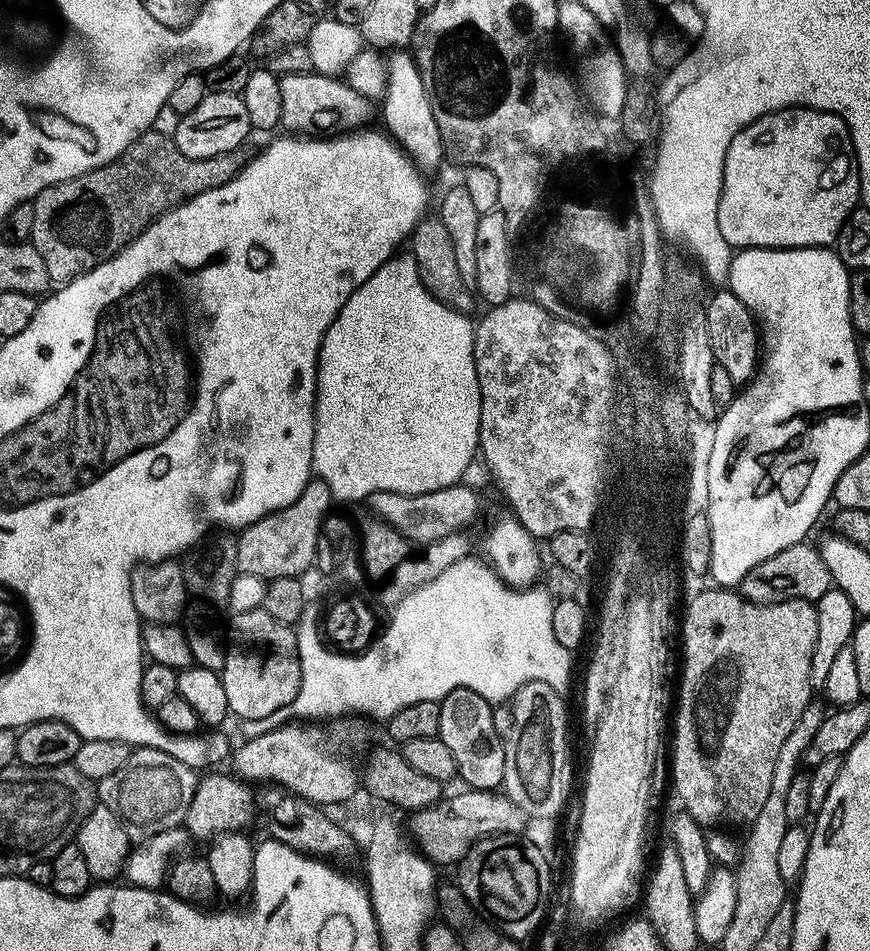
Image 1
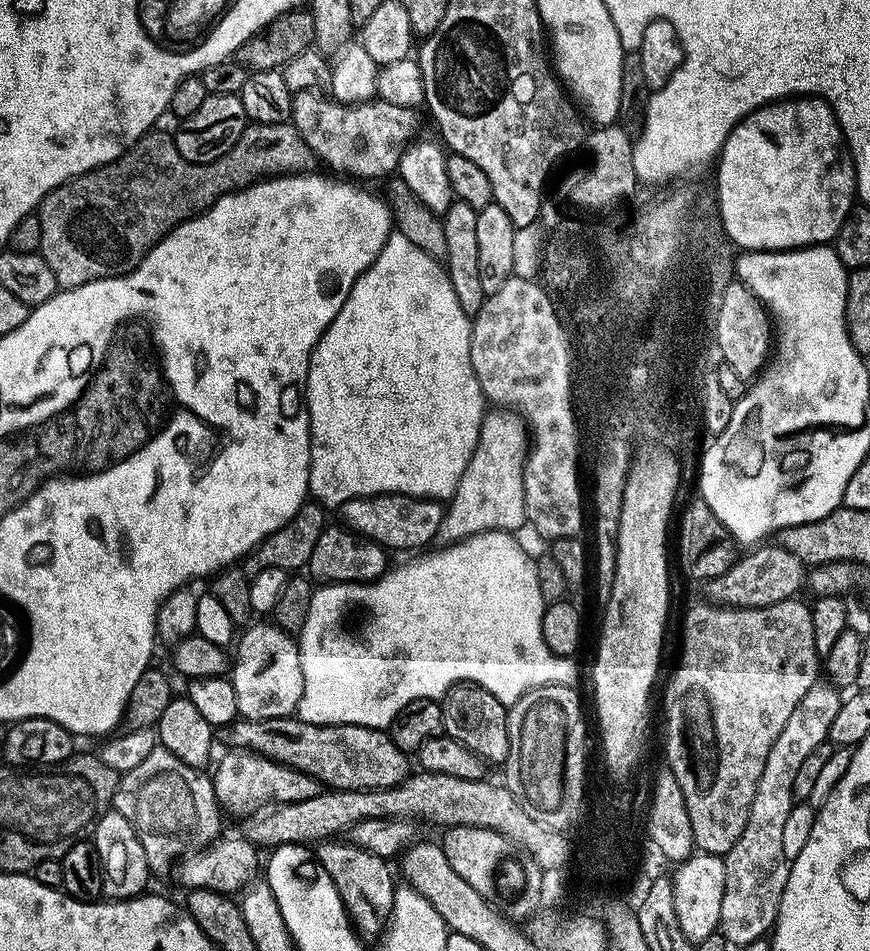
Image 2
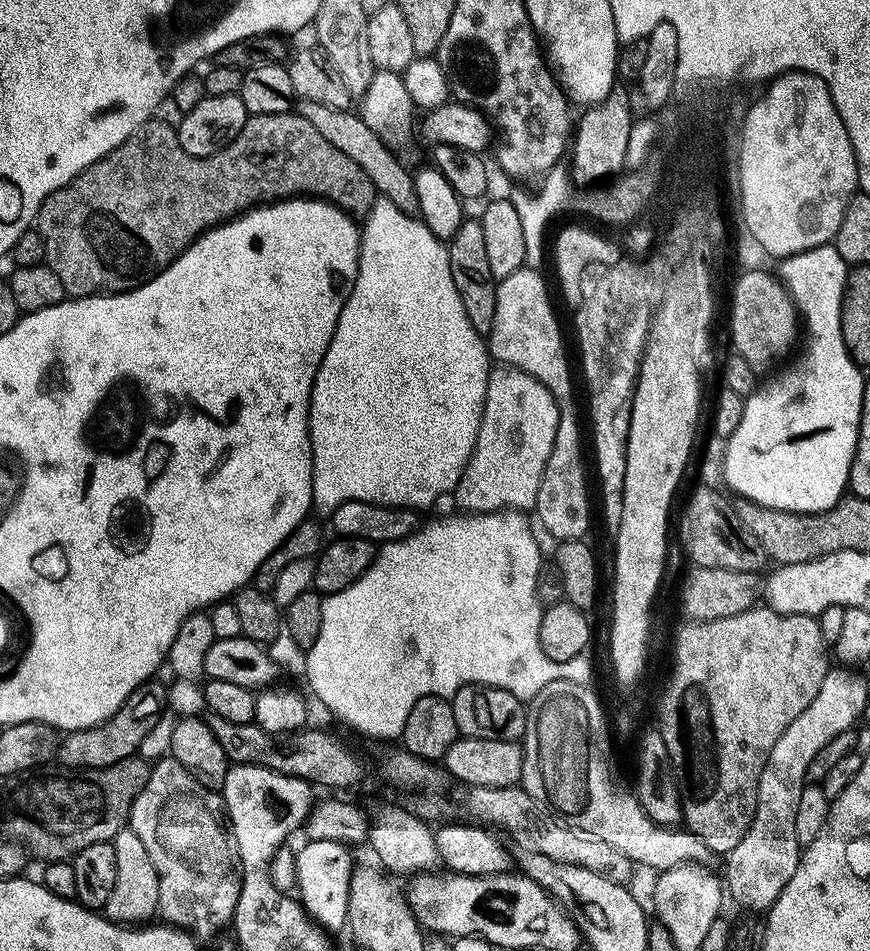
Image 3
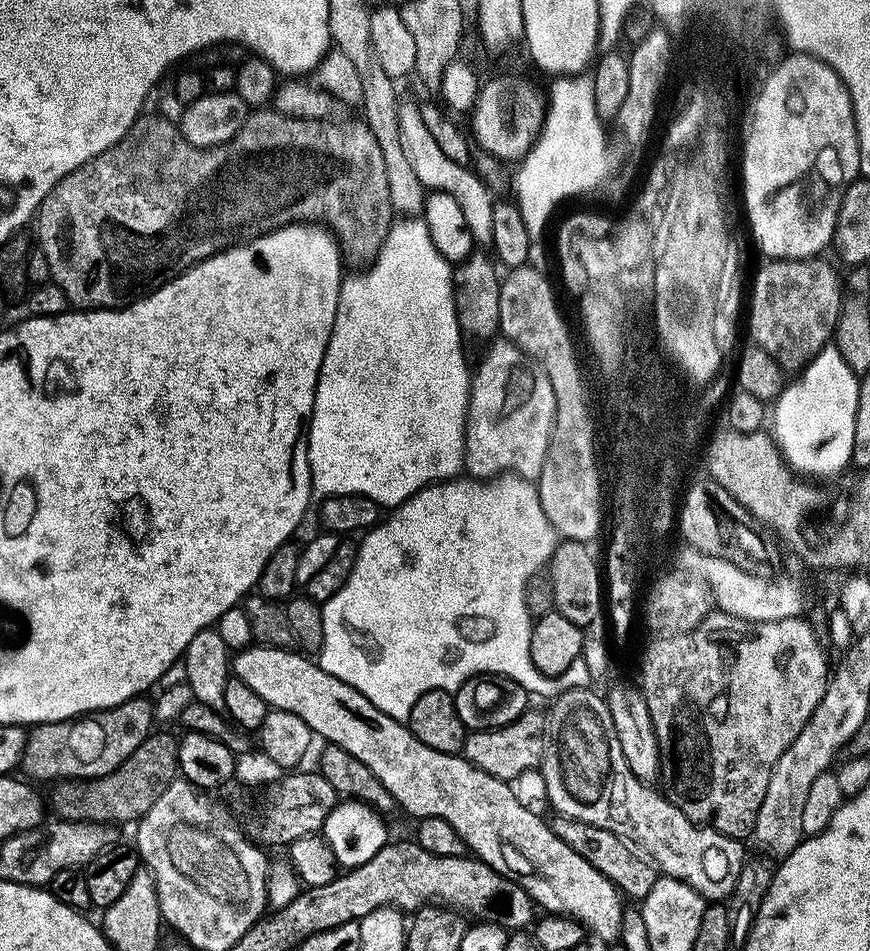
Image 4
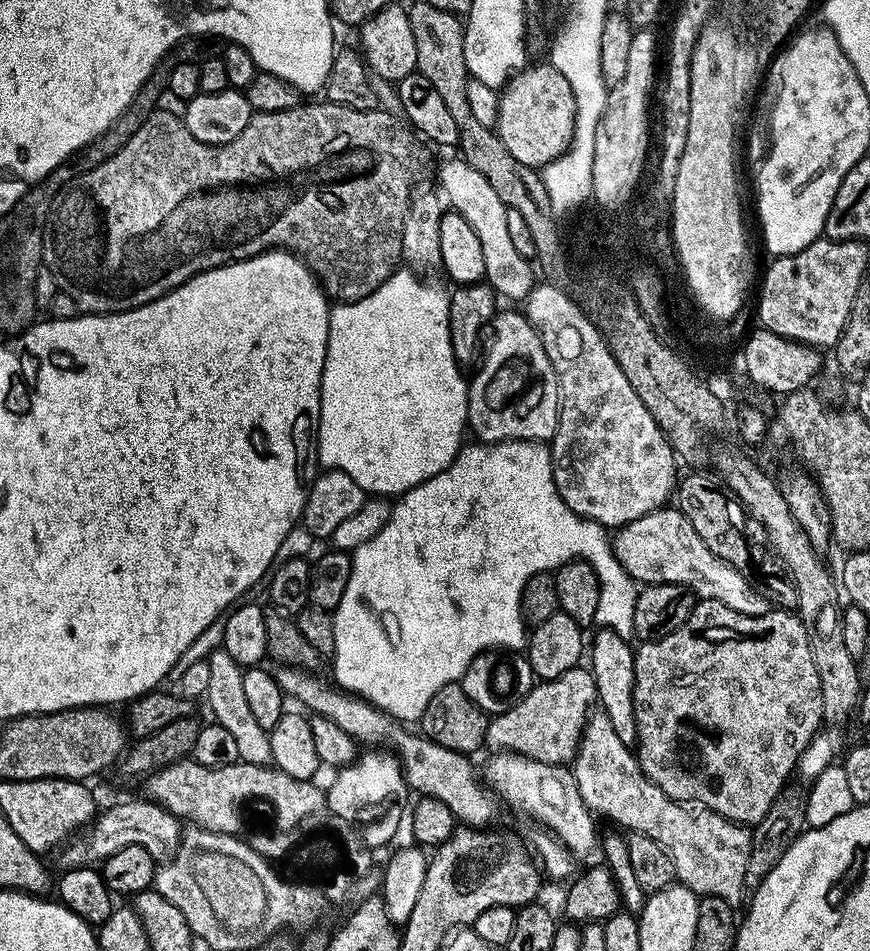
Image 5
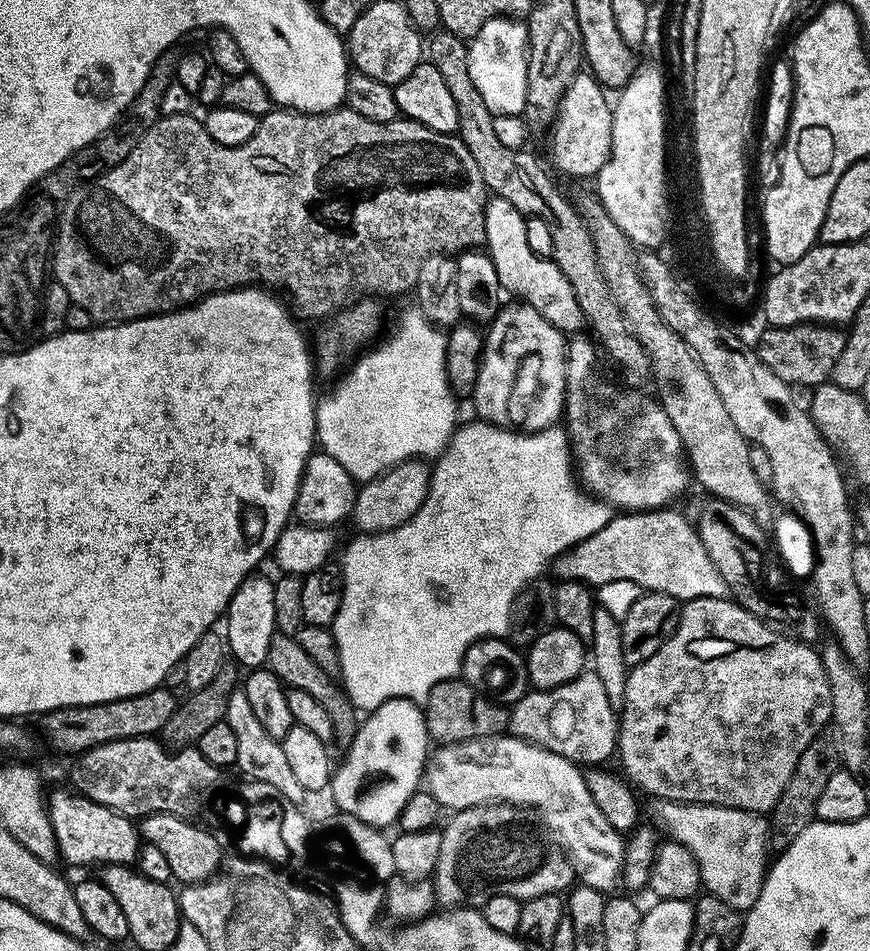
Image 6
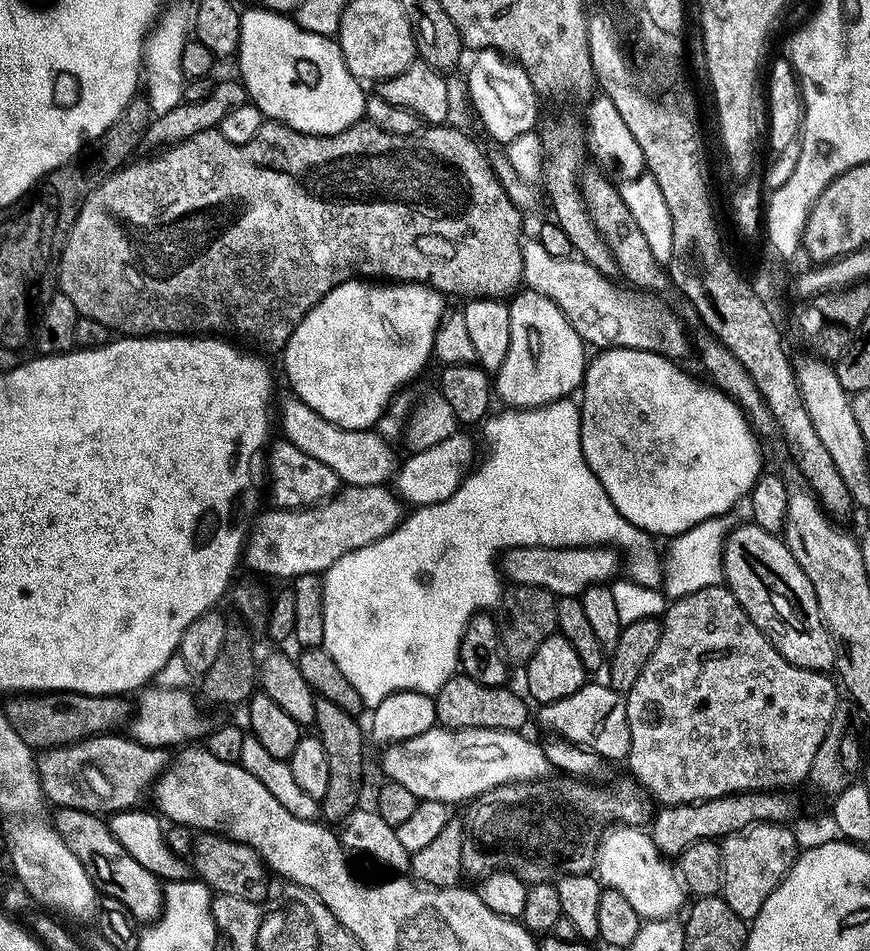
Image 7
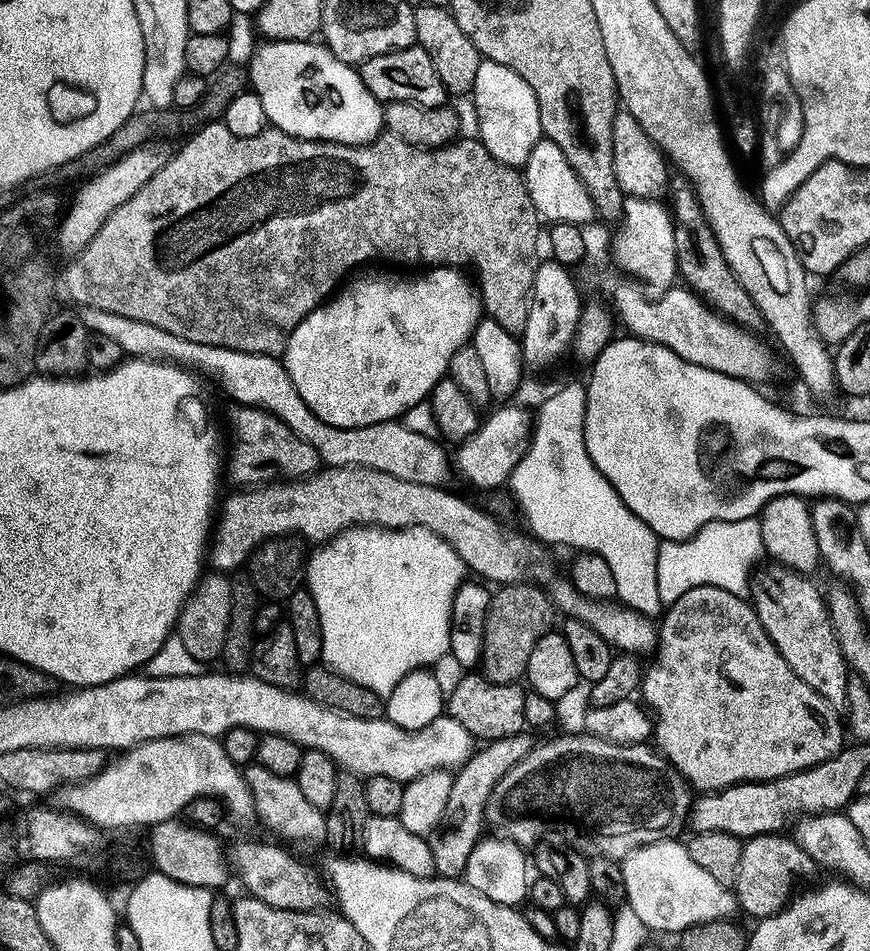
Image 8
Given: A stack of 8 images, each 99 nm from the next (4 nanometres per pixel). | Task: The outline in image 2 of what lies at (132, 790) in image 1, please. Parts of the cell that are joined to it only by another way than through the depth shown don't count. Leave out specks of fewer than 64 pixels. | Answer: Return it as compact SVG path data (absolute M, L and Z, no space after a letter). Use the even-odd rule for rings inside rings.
M162 747L148 754L138 772L148 777L137 786L136 797L126 812L146 850L148 867L153 873L164 872L170 866L172 868L177 858L207 847L221 835L220 812L211 775L199 768L186 766L186 762L174 758L170 750Z

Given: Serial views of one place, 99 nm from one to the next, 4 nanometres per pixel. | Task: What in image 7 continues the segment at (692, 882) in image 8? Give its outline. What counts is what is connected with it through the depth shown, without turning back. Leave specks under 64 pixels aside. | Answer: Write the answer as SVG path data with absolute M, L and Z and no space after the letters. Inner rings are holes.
M616 826L613 832L608 832L601 838L600 844L596 848L595 875L605 889L620 892L638 910L638 914L644 920L666 920L677 915L676 911L680 907L683 909L686 889L684 881L678 875L677 869L667 864L667 859L662 858L662 853L656 848L651 835L647 831L643 832L640 826Z

